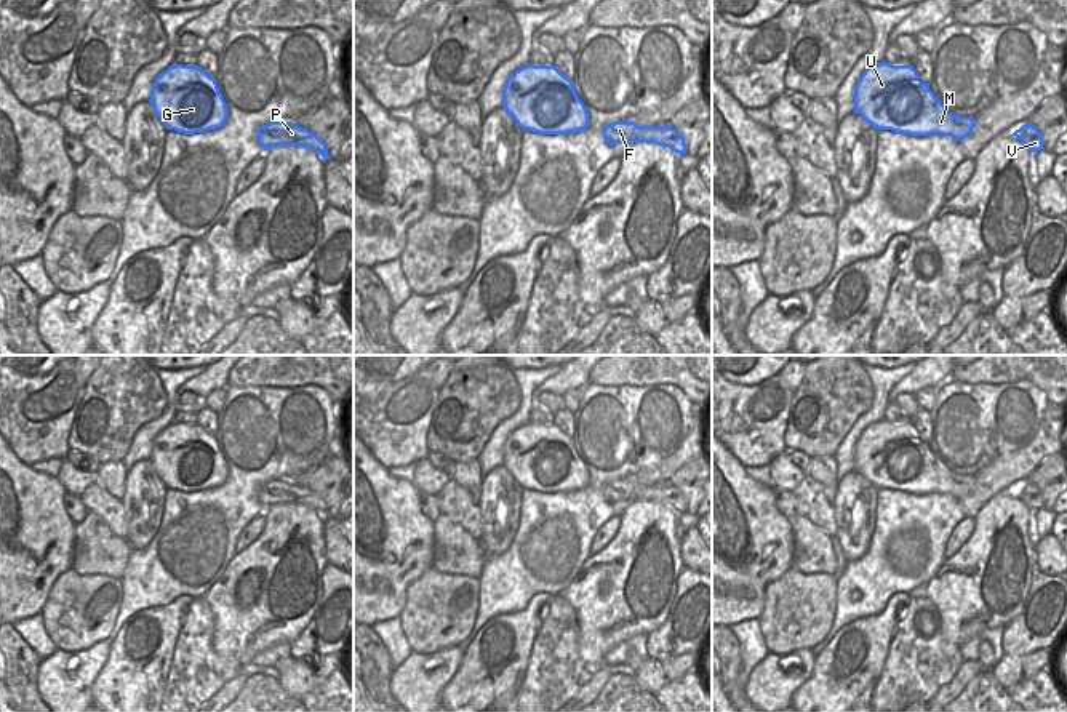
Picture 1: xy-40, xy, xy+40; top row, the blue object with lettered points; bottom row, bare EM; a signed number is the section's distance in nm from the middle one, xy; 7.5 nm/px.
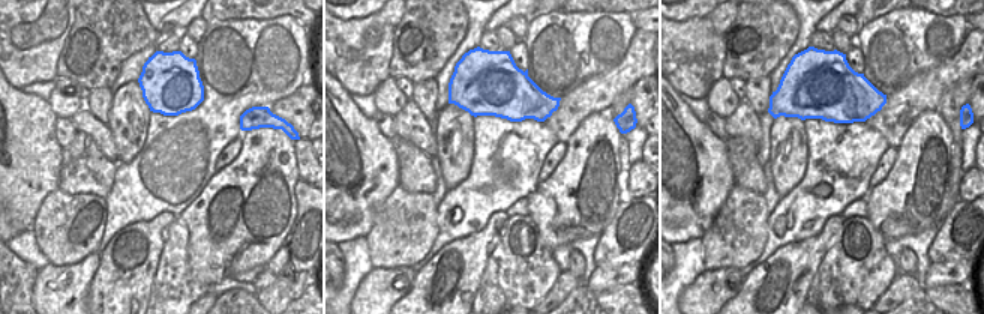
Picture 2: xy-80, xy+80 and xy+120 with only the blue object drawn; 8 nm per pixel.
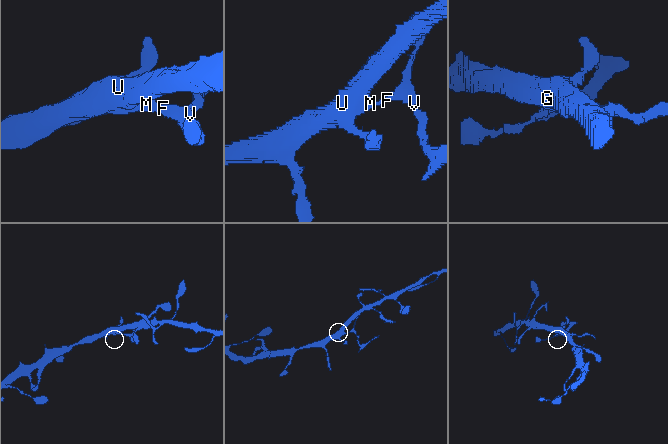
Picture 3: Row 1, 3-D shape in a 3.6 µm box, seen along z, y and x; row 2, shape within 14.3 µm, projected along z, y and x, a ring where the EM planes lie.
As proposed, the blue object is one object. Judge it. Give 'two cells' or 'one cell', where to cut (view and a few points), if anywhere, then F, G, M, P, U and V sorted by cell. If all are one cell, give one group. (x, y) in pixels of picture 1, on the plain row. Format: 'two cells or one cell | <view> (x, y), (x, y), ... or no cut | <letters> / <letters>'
two cells | xy (608, 484), (603, 490) | F P V / G M U

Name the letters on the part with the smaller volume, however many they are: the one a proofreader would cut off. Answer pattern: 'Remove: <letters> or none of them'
Remove: F, P, V

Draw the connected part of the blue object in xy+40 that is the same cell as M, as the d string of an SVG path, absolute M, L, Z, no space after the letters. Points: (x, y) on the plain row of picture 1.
M910 422L869 424L854 445L854 472L878 490L910 494L942 493L960 499L974 486L974 475L949 470Z

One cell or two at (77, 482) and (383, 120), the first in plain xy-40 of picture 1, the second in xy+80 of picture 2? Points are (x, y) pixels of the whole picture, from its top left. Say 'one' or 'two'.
two

